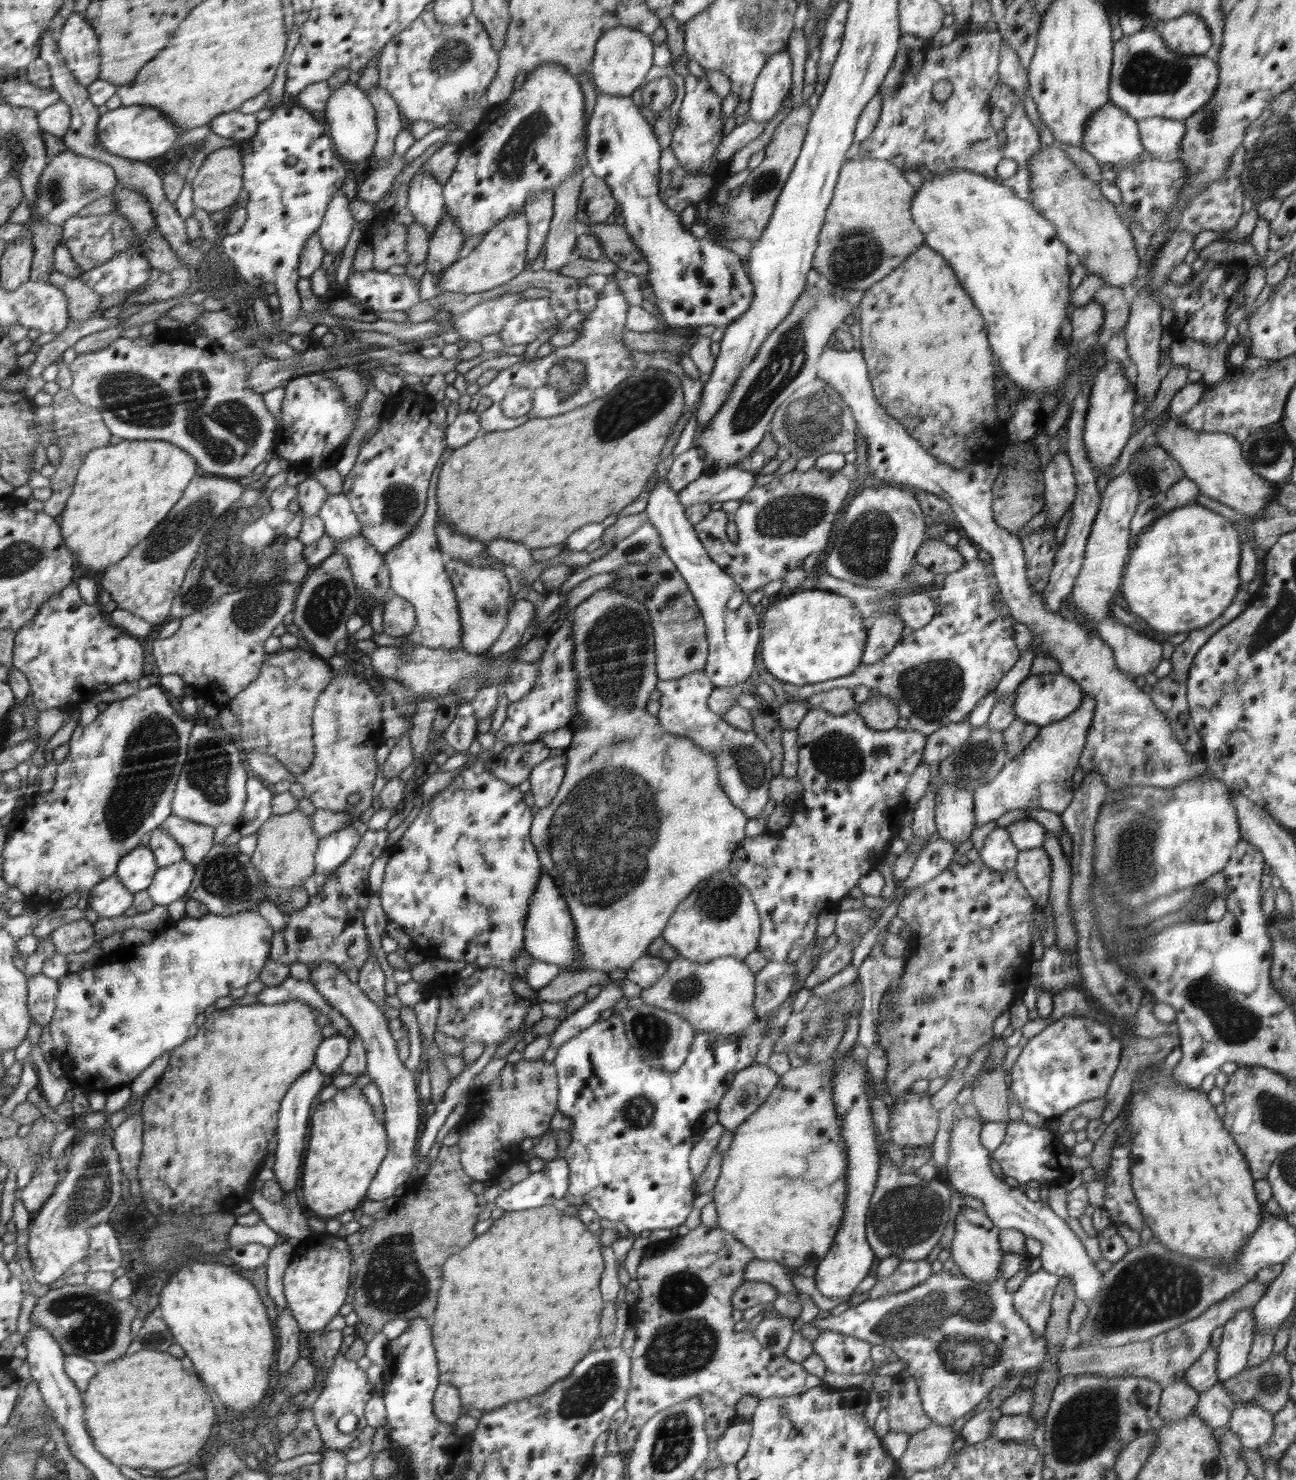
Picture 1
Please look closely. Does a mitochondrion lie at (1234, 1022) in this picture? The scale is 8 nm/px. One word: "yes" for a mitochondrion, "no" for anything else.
yes

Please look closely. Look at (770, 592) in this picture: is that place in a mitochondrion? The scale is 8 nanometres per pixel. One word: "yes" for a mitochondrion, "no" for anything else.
no

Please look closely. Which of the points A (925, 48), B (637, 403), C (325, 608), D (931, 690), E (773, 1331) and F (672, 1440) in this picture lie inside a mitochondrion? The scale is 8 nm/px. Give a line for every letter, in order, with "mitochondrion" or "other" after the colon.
A: other
B: mitochondrion
C: mitochondrion
D: mitochondrion
E: mitochondrion
F: mitochondrion

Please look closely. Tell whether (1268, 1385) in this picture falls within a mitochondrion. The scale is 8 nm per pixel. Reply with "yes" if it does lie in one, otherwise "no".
yes

